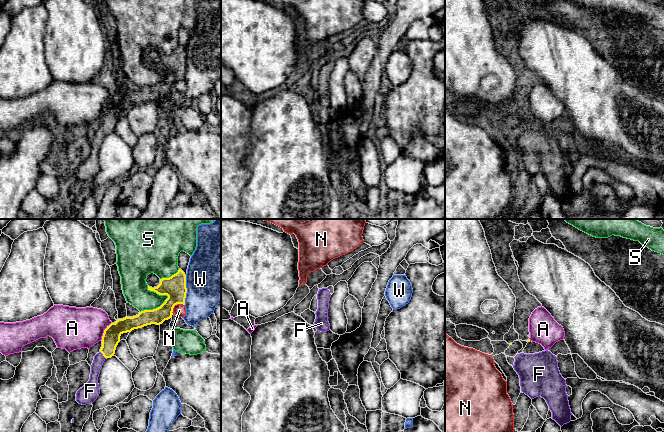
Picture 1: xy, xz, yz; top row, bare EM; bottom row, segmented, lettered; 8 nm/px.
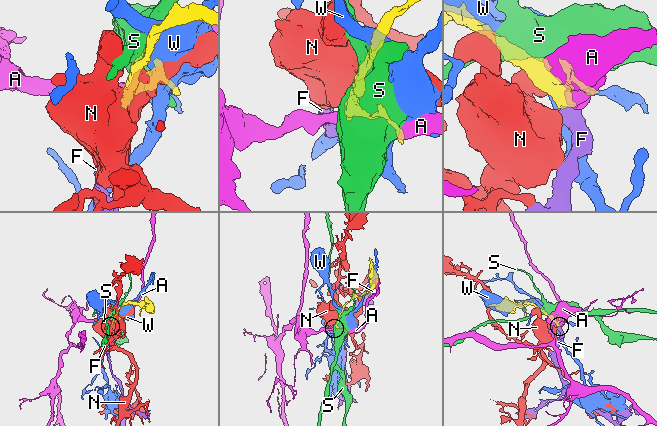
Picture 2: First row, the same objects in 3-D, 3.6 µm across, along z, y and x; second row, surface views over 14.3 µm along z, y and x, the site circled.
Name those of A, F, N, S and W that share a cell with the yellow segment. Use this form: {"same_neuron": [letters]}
{"same_neuron": ["F"]}

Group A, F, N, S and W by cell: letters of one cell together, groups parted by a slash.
A / F / N / S / W

